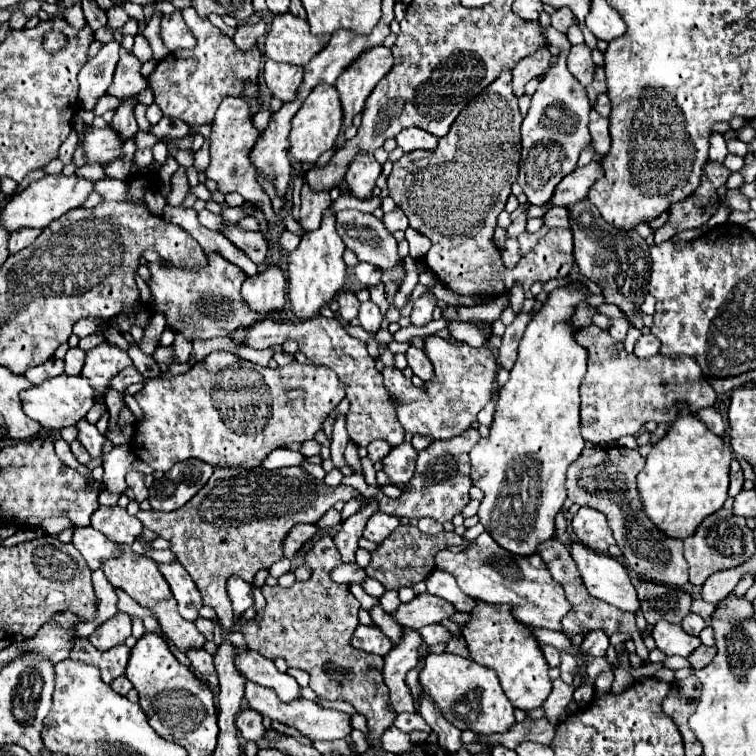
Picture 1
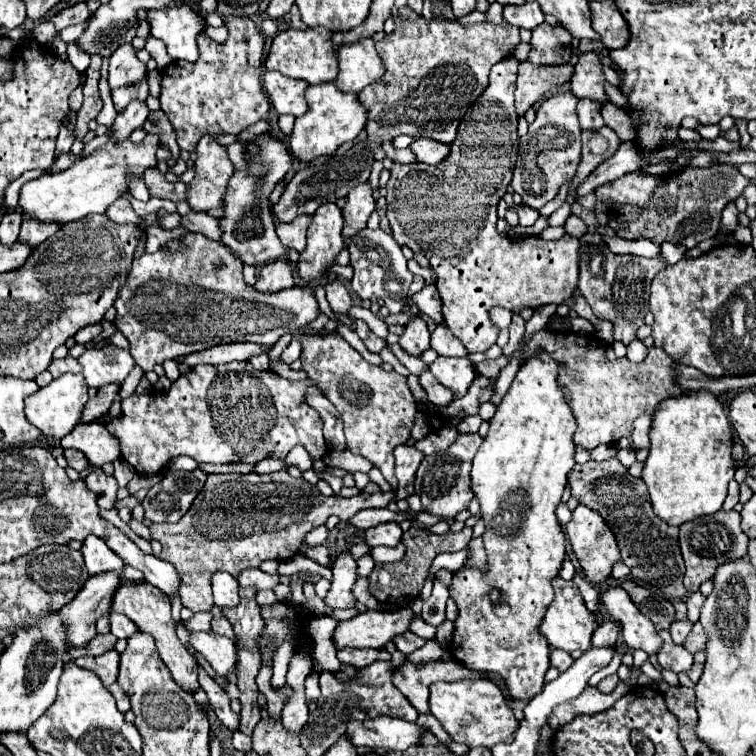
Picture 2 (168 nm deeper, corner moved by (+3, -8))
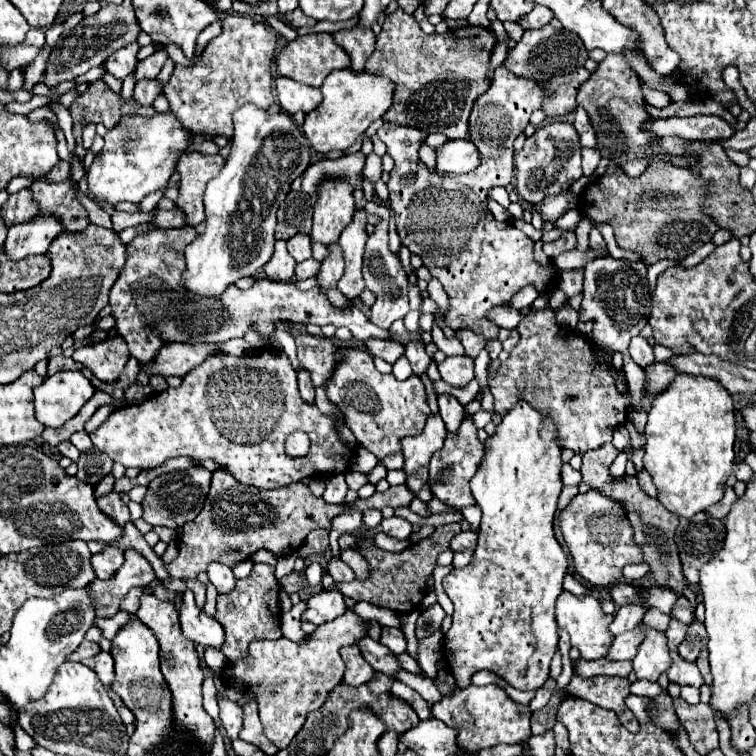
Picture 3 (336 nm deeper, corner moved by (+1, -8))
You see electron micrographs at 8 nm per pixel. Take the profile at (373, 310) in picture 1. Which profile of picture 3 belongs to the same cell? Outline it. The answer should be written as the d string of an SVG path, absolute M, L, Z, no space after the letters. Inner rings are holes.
M366 339L364 347L370 355L380 357L388 363L394 363L400 355L404 355L404 345L400 345L392 339Z

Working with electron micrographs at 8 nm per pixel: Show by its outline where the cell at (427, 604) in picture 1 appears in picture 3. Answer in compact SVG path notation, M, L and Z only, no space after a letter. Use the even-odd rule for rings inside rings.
M346 611L336 621L320 625L308 635L306 643L294 643L286 637L276 641L254 641L250 645L250 657L246 661L228 663L222 671L222 679L236 689L256 693L264 735L278 749L286 749L304 725L306 713L320 709L328 693L342 681L344 661L340 657L340 647L356 645L364 637L368 637L368 621L354 611Z

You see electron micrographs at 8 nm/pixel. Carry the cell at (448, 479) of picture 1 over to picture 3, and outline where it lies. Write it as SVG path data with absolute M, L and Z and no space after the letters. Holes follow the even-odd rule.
M464 419L460 429L456 433L448 433L444 447L440 451L436 451L430 459L428 485L432 489L432 495L454 509L464 509L466 505L472 505L474 497L470 493L468 483L474 477L482 455L484 455L484 447L482 447L482 441L478 439L478 429L472 423L472 419Z

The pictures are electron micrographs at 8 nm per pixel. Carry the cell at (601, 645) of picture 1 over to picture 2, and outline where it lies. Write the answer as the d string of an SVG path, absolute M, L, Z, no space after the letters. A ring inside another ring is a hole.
M606 619L606 621L594 631L592 647L608 647L608 645L614 645L614 643L618 641L618 635L620 635L620 625L618 625L618 621Z

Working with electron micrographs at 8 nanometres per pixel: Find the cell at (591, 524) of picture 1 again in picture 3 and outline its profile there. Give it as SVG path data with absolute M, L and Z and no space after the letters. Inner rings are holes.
M590 489L584 495L576 495L570 505L560 511L560 529L564 535L564 541L570 549L570 555L574 559L574 569L576 573L588 581L590 585L600 585L600 587L608 587L614 585L622 579L622 567L628 563L642 563L642 551L640 547L632 541L632 527L626 519L626 513L622 511L622 505L604 497L600 491Z

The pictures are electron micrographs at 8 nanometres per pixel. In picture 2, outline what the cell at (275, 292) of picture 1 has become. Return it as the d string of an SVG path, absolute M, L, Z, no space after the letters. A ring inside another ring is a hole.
M284 255L268 265L262 267L260 271L260 277L256 281L256 289L258 291L282 291L286 287L292 287L294 285L294 277L292 277L292 265L290 265L290 259Z

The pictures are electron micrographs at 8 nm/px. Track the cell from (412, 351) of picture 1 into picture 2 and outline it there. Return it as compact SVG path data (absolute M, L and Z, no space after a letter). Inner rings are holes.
M426 371L426 373L420 375L420 383L422 383L422 387L426 389L428 401L430 401L432 405L436 405L436 407L446 407L446 405L452 403L454 397L452 397L452 393L448 391L448 387L444 387L442 383L438 383L430 371Z

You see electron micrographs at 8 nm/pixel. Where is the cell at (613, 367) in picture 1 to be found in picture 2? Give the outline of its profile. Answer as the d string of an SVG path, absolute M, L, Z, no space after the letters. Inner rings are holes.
M540 329L526 341L520 363L526 363L526 359L538 351L546 351L556 363L560 363L558 385L562 387L578 425L572 439L584 449L594 449L602 443L610 445L620 437L630 437L632 423L638 415L652 415L660 401L684 393L674 383L674 359L670 359L660 347L650 347L648 357L638 365L628 361L628 357L618 359L612 345L594 335Z

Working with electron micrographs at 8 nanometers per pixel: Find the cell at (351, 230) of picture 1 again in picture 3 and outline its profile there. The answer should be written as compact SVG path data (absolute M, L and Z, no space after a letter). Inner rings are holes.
M380 221L374 233L368 237L364 251L364 267L362 275L366 281L366 289L376 295L376 303L372 305L370 321L382 329L388 329L396 319L404 319L408 313L408 273L396 253L388 247L388 221Z

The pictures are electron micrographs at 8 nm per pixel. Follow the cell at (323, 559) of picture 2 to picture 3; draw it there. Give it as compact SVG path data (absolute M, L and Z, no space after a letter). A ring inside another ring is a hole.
M330 557L328 559L326 573L332 575L334 581L352 581L352 577L354 577L354 571L340 557Z

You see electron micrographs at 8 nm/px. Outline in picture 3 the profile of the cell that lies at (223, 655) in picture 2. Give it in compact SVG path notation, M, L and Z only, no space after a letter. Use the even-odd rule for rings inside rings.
M184 591L184 605L180 609L180 625L182 625L182 633L186 639L192 639L196 645L208 649L222 649L224 645L224 629L222 625L208 617L202 609L196 607L194 603L194 595L192 591Z

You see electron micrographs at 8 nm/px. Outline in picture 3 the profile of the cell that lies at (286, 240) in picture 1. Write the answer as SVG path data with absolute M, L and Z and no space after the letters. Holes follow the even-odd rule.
M250 103L234 113L234 137L230 155L220 175L208 183L204 195L206 223L208 223L206 233L198 235L198 239L186 247L186 273L182 275L186 289L202 293L202 297L218 297L230 283L236 283L240 277L254 275L268 263L268 259L274 255L274 243L276 243L274 229L276 229L278 199L286 197L286 193L290 191L290 183L296 177L302 177L308 165L310 165L310 143L300 131L300 127L294 125L288 113L284 111L270 113Z

